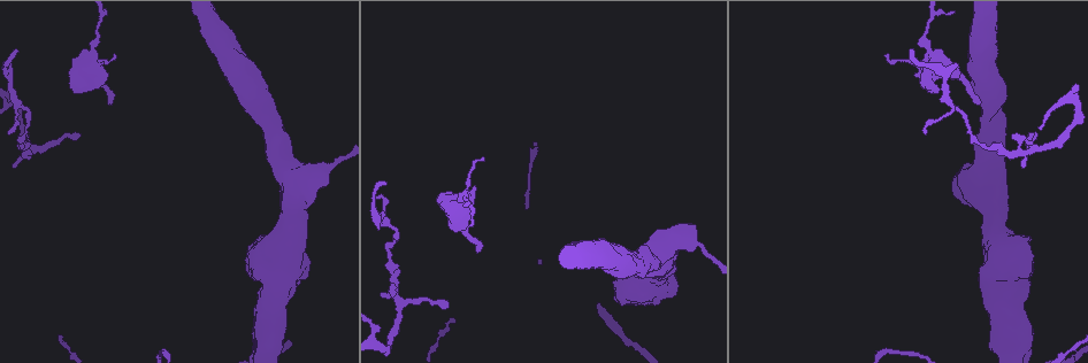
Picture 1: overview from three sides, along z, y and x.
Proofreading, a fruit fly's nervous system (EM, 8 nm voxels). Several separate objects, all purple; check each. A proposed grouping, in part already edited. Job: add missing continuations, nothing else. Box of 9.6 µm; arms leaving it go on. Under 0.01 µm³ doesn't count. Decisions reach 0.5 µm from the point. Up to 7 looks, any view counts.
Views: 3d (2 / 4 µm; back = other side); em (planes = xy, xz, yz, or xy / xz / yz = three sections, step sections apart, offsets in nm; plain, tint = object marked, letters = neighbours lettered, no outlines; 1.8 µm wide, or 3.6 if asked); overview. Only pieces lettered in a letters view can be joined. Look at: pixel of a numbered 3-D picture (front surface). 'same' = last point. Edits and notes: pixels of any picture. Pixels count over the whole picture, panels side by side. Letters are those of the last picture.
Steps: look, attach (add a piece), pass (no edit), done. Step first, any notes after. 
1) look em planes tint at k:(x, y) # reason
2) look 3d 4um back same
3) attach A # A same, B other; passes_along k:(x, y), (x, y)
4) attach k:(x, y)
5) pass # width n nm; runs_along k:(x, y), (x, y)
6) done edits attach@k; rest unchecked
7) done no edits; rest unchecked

look em planes plain at 1:(379, 345) # abrupt turn

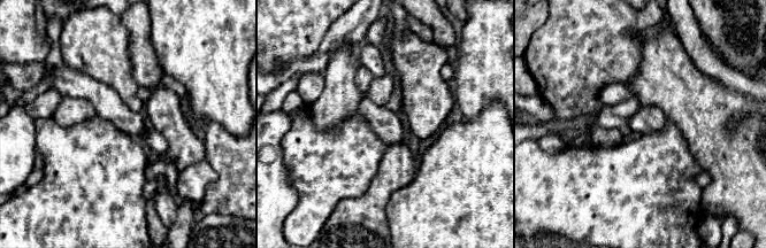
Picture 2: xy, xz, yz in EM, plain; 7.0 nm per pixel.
look em planes letters same # see the neighbours

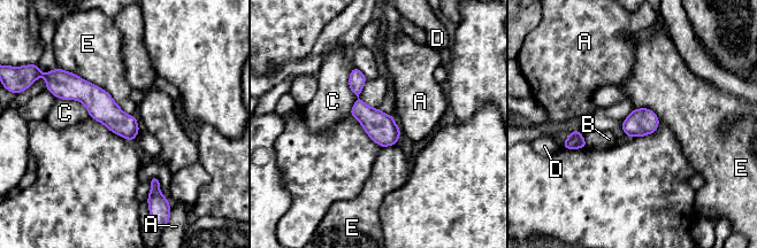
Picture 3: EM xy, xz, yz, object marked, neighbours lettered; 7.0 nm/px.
pass # width 190 nm; A other, B other, C other, D other, E other; runs_along 3:(62, 87), (91, 95), (131, 137); none of them fits

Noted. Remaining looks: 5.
look 3d 2um at 1:(978, 101) # free end

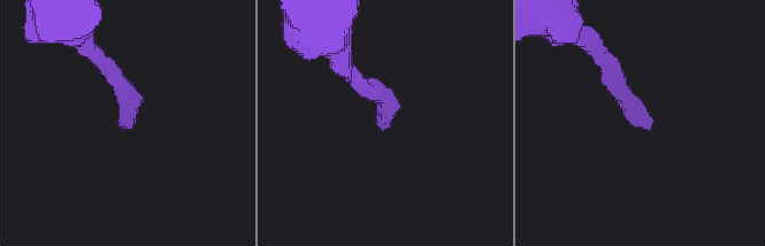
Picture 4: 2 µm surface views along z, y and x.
look em 3.6um yz step 4 letters at 4:(128, 126)

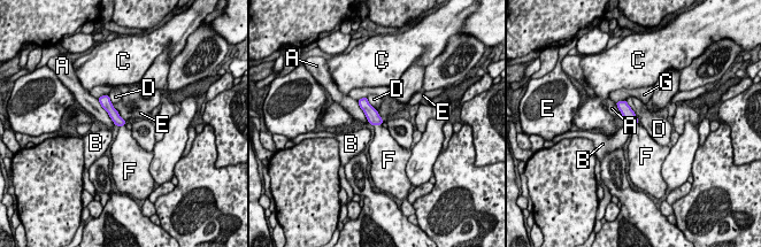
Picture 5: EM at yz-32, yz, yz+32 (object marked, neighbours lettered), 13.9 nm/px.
attach F # longest_contact A 460 nm; A other, B other, C other, D other, E other, F same, G other; passes_along 5:(373, 116), (377, 124), (382, 141); the cell continues

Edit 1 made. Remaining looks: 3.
look 3d 2um at 1:(1031, 135) # branch stops here

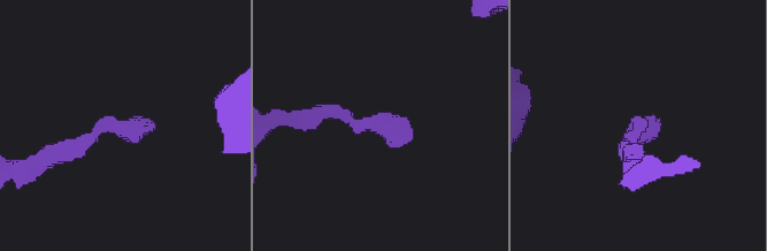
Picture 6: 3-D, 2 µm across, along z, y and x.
look em planes letters at 6:(412, 130)

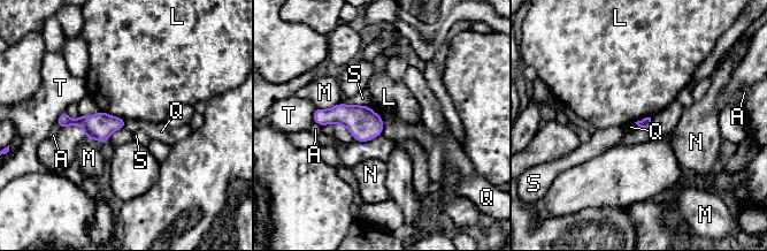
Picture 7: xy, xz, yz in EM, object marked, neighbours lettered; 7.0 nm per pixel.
pass # A other, L other, M other, N other, Q other, S other, T other; border 7:(382, 118), (383, 132); no lettered piece goes on from it

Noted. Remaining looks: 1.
done edits attach@5; rest unchecked

